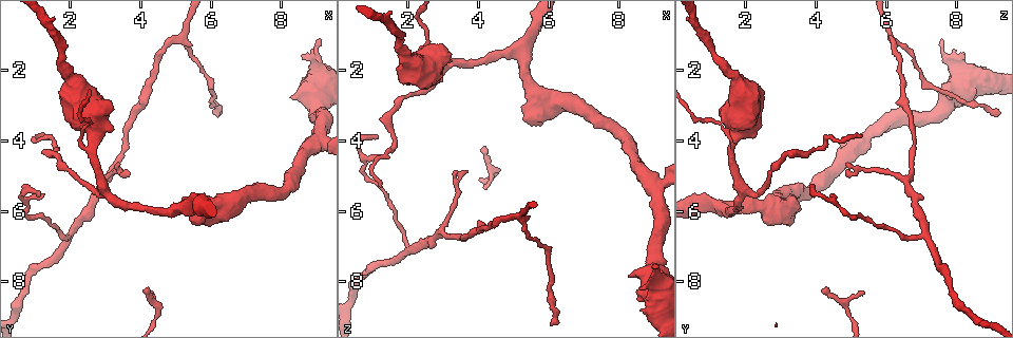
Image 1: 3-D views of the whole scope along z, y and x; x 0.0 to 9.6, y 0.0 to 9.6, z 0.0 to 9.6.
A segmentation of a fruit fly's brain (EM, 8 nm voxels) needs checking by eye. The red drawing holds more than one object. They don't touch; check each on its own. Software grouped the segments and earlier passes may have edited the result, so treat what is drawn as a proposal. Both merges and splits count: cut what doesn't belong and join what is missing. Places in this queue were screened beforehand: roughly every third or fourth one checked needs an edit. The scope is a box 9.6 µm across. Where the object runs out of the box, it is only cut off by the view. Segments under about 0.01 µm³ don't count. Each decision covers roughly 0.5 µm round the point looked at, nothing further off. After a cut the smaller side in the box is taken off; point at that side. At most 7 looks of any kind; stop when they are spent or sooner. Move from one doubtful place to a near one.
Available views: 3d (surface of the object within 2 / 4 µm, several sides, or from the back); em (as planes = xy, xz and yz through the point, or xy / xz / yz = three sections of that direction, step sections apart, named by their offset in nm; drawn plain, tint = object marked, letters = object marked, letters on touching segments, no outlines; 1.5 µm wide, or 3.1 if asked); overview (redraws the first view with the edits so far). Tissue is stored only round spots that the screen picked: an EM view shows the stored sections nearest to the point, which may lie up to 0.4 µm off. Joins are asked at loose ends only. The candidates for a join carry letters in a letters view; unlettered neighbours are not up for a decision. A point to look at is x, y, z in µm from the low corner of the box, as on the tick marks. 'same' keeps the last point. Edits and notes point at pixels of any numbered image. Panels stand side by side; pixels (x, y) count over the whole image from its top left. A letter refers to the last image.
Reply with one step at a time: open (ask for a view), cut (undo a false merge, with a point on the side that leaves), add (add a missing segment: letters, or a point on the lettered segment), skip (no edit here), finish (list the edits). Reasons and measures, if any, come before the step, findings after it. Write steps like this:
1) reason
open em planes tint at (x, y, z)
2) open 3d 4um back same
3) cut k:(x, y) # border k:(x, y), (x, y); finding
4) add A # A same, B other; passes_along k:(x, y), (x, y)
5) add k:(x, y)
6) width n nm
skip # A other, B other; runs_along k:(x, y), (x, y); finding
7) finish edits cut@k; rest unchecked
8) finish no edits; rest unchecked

calibre changes
open em planes letters at (2.55, 3.40, 1.40)

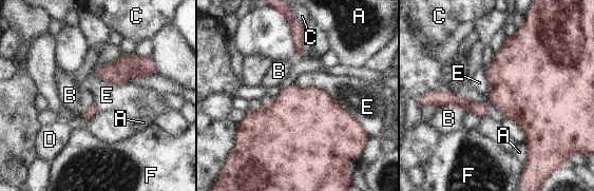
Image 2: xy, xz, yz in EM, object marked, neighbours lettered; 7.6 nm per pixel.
width 80 nm; longest_contact E 650 nm
skip # A other, B other, C other, D other, E other, F other; all the same cell

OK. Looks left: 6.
sharp bend
open 3d 4um at (0.60, 5.55, 4.05)

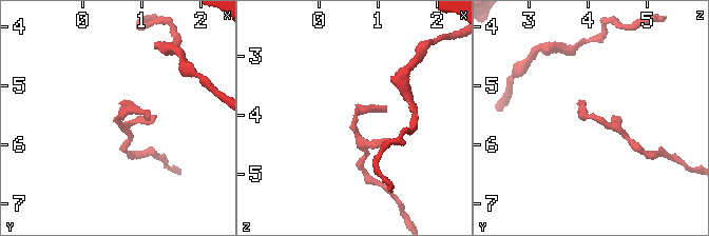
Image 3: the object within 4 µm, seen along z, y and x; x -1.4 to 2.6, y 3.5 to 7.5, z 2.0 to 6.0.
open em xz step 4 tint at (0.70, 5.50, 4.05)

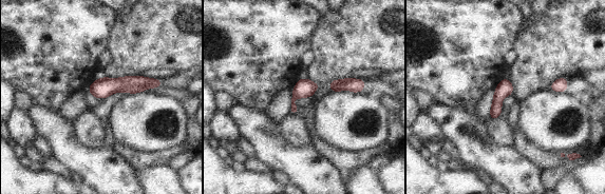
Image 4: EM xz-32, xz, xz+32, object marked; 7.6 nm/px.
see the neighbours
open em xz step 4 letters same

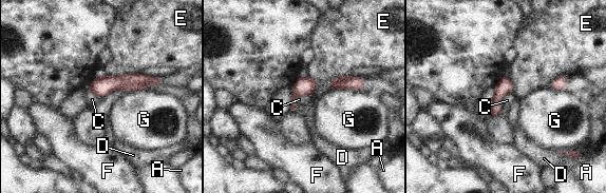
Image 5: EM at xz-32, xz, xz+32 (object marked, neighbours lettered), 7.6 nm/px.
longest_contact E 240 nm
skip # A other, C other, D other, E other, F other, G other; runs_along 5:(158, 79), (113, 82), (91, 88); one cell here

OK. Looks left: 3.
stops while still wide
open em yz step 8 tint at (8.60, 1.55, 8.20)

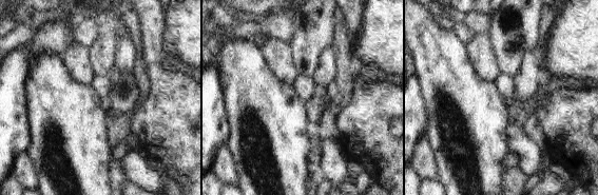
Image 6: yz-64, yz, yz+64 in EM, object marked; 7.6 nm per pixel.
open em planes letters same

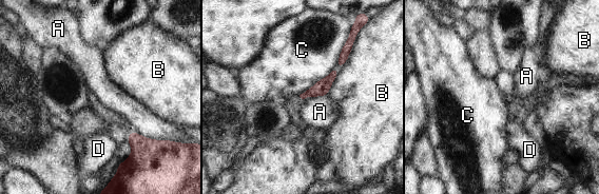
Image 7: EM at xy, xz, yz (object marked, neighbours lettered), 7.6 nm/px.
skip # A other, B other, C other, D other; runs_along 7:(346, 50), (334, 73), (306, 94); no lettered segment goes on from it

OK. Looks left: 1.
finish no edits; rest unchecked

